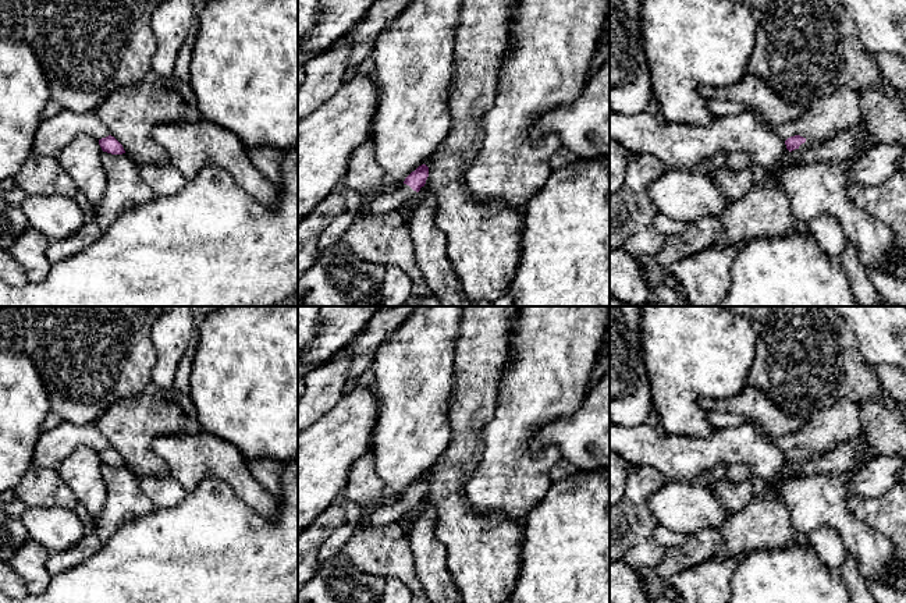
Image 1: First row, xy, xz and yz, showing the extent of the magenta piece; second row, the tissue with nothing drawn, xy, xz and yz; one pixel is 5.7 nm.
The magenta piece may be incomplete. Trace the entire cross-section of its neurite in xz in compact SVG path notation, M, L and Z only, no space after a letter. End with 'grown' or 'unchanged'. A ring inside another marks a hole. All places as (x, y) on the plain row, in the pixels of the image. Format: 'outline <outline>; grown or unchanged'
outline M426 476L419 478L405 490L397 504L363 511L358 528L370 529L374 526L399 524L399 521L424 499L427 489L429 479Z; grown

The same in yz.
outline M800 447L790 448L785 453L786 461L789 464L795 461L807 461L813 457L813 453L809 450L803 450Z; grown

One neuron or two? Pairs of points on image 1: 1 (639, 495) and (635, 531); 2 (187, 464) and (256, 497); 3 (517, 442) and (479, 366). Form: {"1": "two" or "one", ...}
{"1": "one", "2": "one", "3": "two"}

